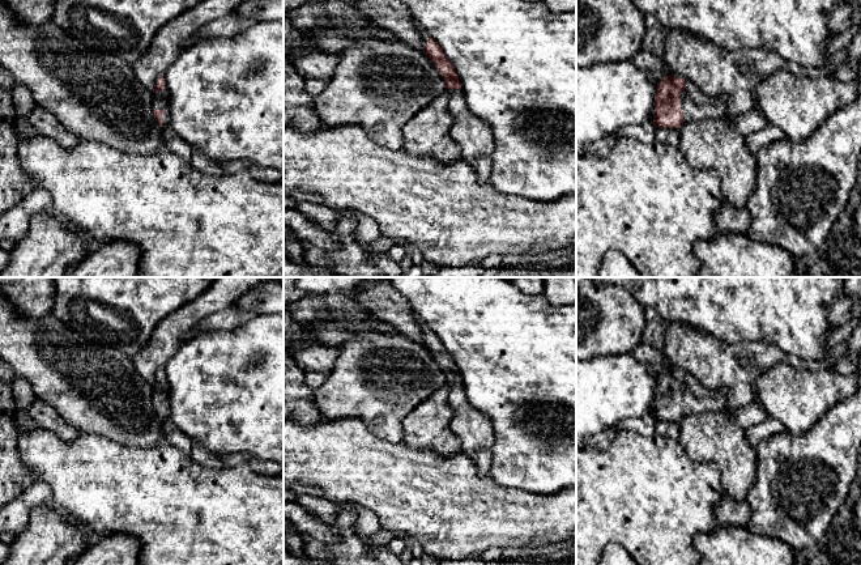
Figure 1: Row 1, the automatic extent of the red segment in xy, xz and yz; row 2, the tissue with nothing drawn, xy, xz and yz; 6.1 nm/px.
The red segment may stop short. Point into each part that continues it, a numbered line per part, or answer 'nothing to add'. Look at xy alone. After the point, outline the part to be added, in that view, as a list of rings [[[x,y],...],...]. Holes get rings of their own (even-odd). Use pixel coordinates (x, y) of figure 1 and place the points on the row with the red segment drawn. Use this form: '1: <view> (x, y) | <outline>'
1: xy (161, 98) | [[[167,88],[162,92],[153,94],[153,110],[165,110],[166,114],[161,116],[163,127],[169,127],[170,114],[169,114],[169,92]]]

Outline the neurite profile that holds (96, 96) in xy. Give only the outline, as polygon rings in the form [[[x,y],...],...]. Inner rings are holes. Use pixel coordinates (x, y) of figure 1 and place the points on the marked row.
[[[0,0],[0,64],[31,93],[37,106],[54,114],[76,137],[132,154],[165,150],[162,128],[153,115],[153,93],[135,76],[132,64],[85,46],[48,20],[24,25]]]

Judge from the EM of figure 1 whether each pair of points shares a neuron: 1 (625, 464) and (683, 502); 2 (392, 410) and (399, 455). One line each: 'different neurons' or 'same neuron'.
1: same neuron
2: different neurons

